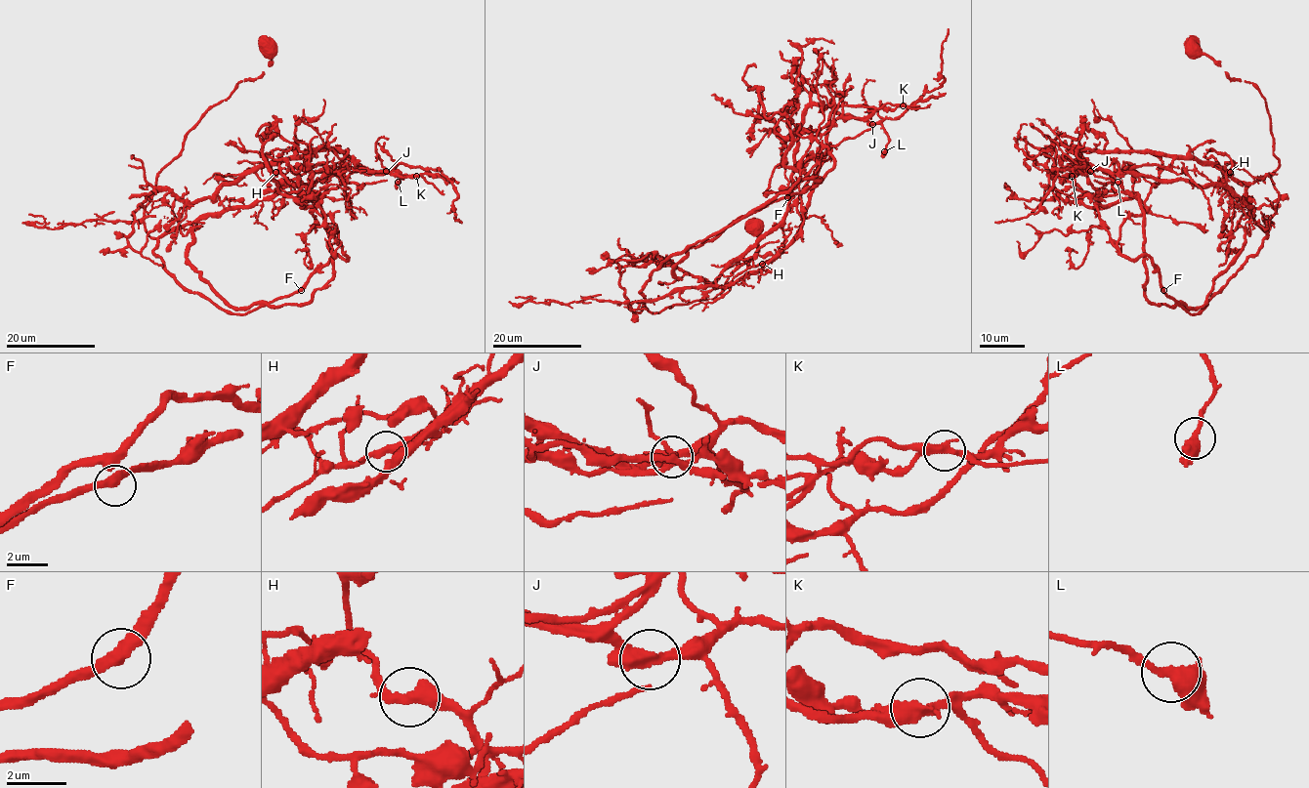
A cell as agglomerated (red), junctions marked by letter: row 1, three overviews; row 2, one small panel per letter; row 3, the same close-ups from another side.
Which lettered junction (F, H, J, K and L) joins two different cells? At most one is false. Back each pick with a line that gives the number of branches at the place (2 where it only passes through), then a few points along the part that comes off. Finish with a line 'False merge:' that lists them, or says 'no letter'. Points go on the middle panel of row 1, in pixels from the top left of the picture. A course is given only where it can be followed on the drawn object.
K: 2 branches meet; foreign part runs (903, 105), (799, 137), (785, 165), (819, 180), (799, 179), (691, 246), (679, 277), (651, 299), (515, 297)
False merge: K

